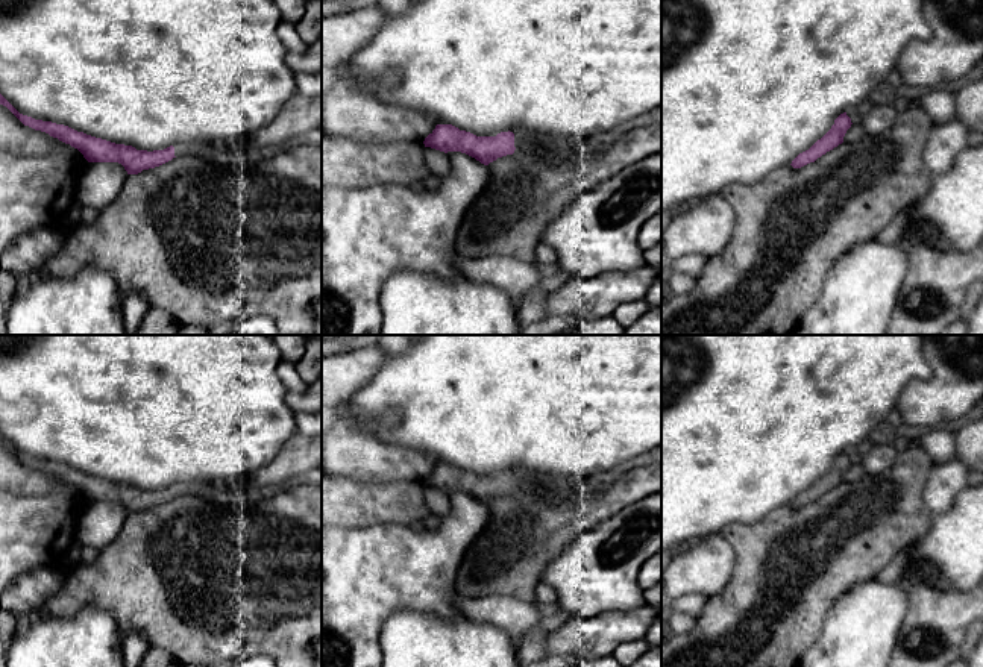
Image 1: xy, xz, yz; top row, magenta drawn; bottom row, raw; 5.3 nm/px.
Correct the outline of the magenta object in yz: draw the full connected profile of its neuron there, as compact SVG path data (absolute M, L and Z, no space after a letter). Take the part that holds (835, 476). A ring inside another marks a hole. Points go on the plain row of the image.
M846 452L840 453L836 459L831 468L818 479L809 490L799 493L793 500L793 508L801 508L810 502L815 502L818 497L825 494L827 491L833 490L839 484L843 482L843 476L846 470L851 467L851 458L846 455Z

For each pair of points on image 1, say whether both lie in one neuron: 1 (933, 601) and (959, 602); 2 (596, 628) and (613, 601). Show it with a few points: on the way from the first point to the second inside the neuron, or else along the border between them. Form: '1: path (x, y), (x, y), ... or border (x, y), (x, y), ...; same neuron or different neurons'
1: path (939, 602), (953, 602); same neuron
2: border (640, 605), (633, 610), (574, 617); different neurons

